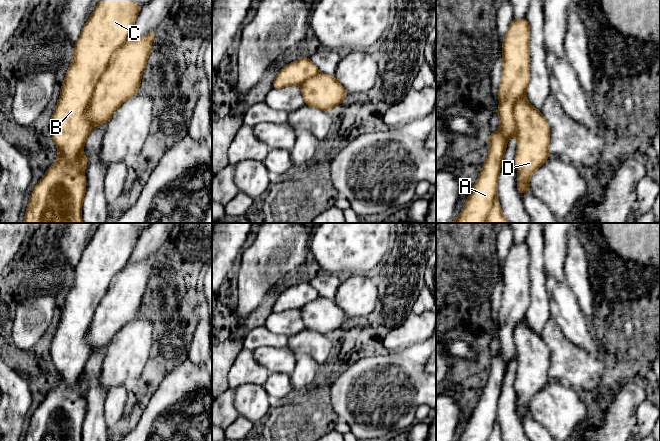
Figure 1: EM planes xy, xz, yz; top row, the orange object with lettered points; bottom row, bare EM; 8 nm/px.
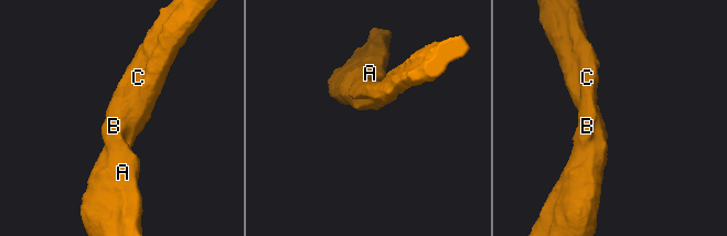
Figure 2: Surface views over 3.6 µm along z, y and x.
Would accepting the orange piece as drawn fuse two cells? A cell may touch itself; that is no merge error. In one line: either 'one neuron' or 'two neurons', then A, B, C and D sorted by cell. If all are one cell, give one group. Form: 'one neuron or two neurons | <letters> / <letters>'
one neuron | A B C D

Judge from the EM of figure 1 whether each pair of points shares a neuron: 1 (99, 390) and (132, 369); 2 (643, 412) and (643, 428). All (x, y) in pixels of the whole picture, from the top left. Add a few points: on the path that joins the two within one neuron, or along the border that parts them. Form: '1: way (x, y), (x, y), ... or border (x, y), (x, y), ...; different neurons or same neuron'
1: border (102, 364), (100, 382), (107, 390); different neurons
2: way (644, 416), (644, 424); same neuron

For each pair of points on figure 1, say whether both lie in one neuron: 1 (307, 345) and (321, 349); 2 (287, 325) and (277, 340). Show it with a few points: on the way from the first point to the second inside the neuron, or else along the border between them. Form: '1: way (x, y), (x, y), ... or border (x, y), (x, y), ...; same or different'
1: way (310, 345), (318, 346); same
2: border (263, 326), (272, 332), (288, 336); different

